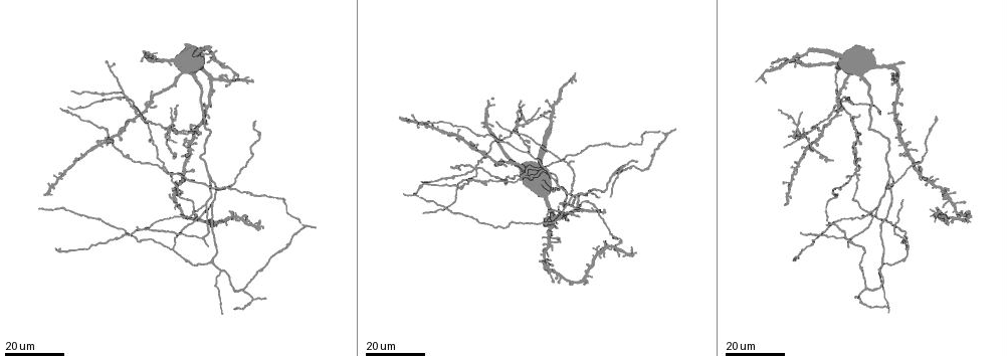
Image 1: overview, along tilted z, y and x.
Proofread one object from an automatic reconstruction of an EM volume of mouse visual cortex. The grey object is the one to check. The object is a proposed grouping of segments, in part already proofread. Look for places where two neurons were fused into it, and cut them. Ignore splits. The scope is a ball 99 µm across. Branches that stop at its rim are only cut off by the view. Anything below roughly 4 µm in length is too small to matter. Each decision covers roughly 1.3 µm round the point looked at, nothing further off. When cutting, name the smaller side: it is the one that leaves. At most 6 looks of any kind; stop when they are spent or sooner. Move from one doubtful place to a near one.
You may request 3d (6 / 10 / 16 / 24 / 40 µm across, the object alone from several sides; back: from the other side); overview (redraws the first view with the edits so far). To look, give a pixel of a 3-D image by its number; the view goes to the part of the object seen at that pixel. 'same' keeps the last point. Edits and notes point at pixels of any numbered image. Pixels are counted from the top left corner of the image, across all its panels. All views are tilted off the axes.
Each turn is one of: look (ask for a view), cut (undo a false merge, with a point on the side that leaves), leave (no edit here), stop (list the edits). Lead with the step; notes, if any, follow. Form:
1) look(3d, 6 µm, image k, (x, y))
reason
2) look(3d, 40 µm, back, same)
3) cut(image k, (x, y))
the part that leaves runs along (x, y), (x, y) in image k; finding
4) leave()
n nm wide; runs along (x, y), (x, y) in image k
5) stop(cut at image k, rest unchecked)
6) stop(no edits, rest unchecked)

look(3d, 16 µm, image 1, (545, 225))
arms part here

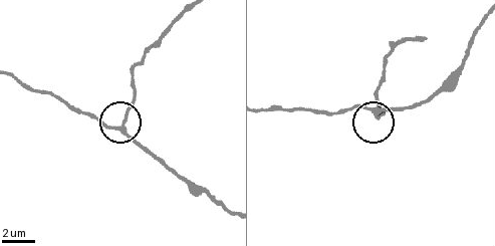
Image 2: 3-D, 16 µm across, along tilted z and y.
look(3d, 6 µm, image 2, (375, 110))

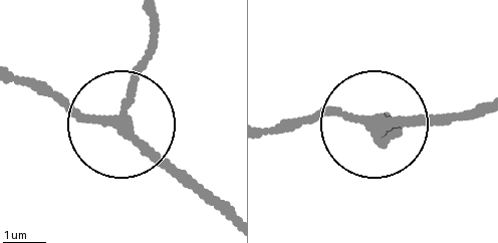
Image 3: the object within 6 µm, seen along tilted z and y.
leave()
side arm 27 µm; runs along (220, 210), (187, 189), (121, 113), (154, 31) in image 3; continuous, no second neuron

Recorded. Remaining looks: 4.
look(3d, 16 µm, image 1, (853, 172))
looks like a crossing

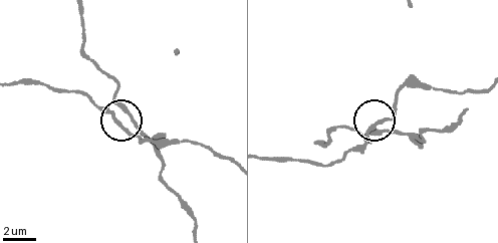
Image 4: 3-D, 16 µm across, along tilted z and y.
look(3d, 6 µm, image 4, (133, 121))

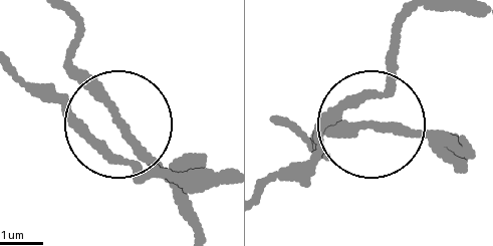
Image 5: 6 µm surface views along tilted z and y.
leave()
all the same neuron

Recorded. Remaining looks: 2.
look(3d, 24 µm, image 1, (865, 287))
three arms meet

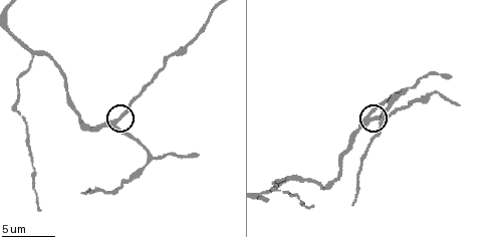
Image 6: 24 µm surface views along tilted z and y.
look(3d, 10 µm, image 6, (116, 120))

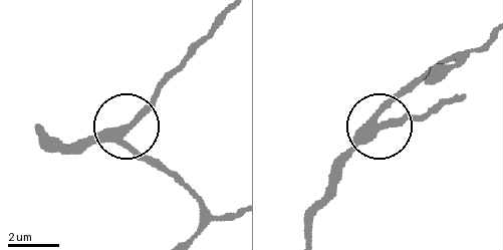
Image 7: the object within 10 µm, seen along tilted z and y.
leave()
side arm 20 µm; runs along (311, 232), (315, 206), (333, 174), (425, 71) in image 7; all the same neuron

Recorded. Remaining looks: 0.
stop(no edits, rest unchecked)

